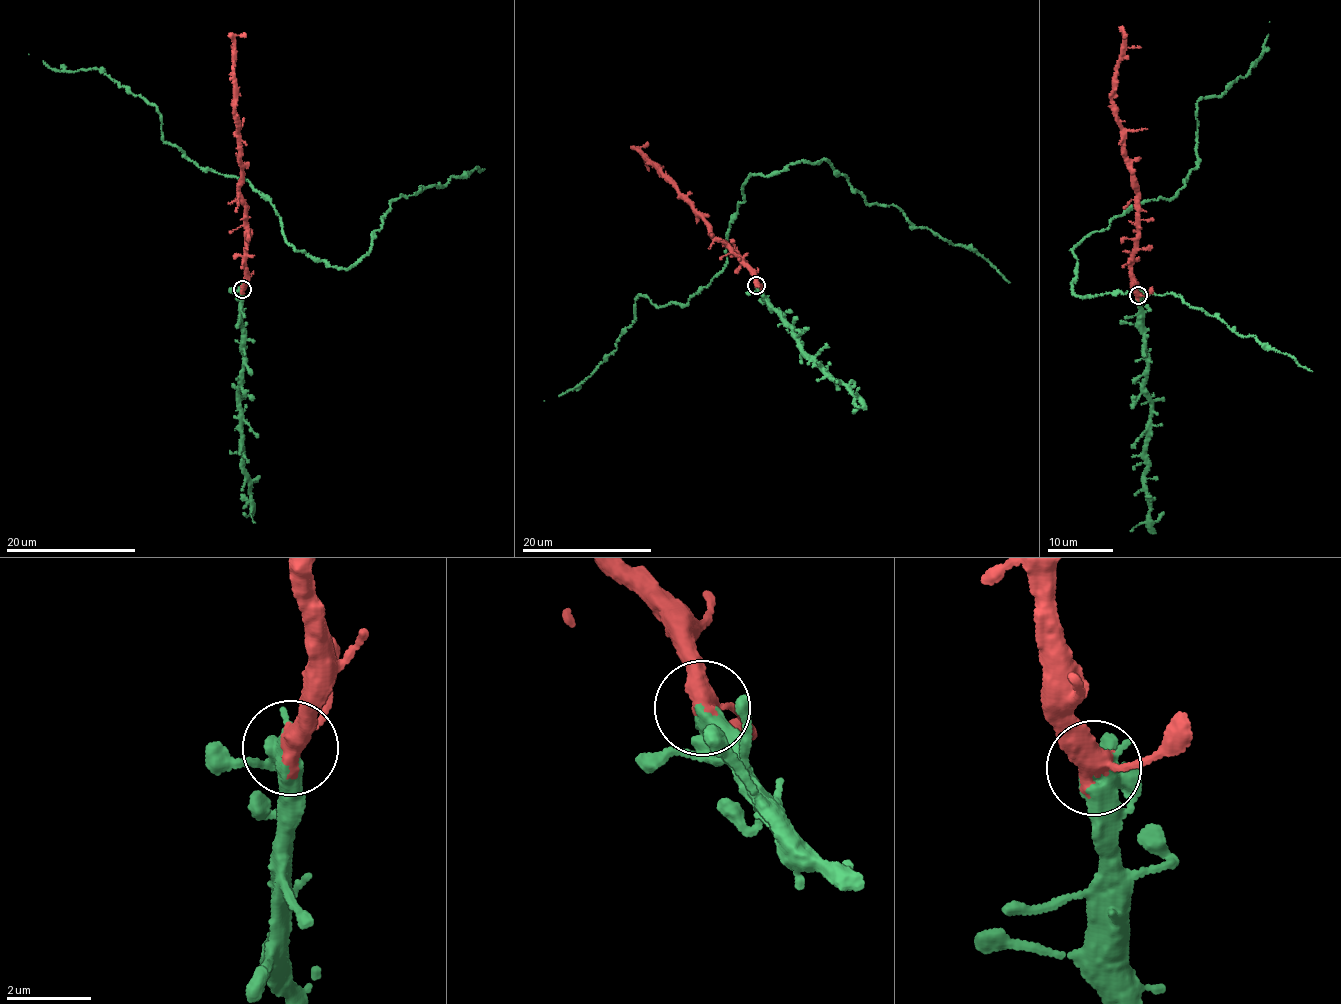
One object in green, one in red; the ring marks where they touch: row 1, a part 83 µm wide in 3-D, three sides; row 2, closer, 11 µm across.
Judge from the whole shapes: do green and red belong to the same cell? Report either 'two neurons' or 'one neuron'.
one neuron

